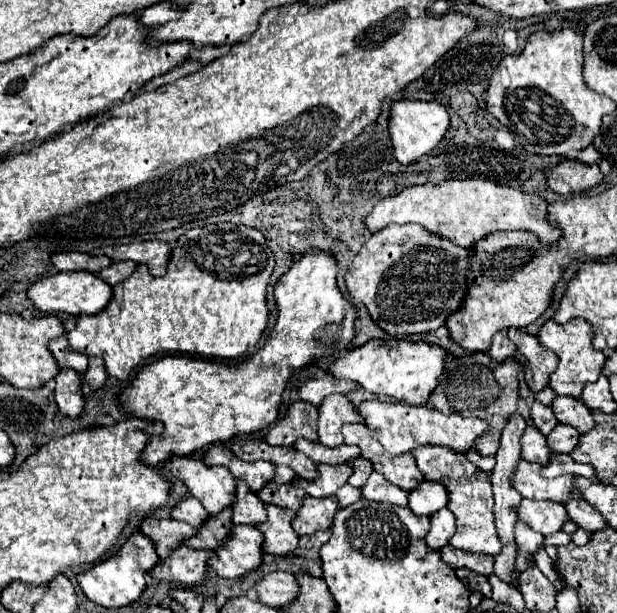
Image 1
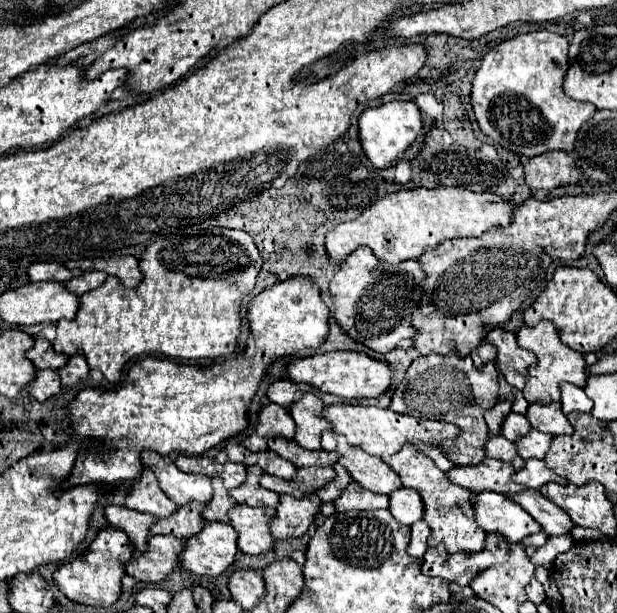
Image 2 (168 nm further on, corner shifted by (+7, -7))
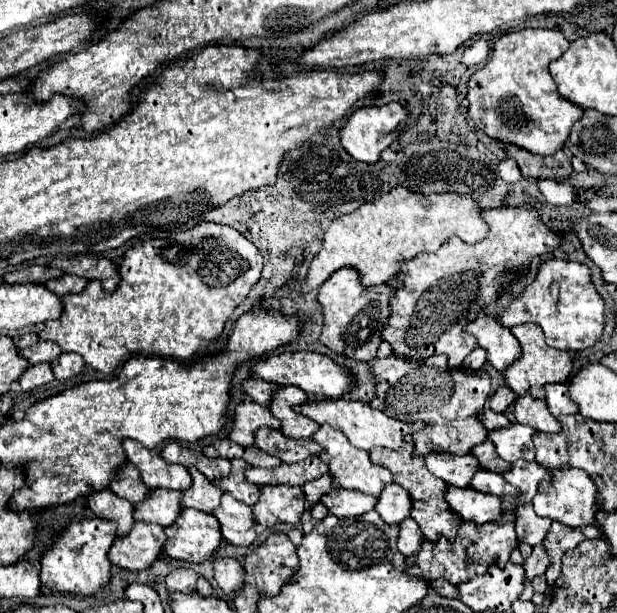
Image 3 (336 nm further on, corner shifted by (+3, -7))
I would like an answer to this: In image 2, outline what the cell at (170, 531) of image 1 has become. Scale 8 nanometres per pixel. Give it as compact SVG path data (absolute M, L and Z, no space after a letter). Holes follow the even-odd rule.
M107 504L105 518L109 520L111 526L121 528L129 536L135 552L145 552L147 538L149 538L149 526L155 522L155 518L151 514L129 510L125 506Z

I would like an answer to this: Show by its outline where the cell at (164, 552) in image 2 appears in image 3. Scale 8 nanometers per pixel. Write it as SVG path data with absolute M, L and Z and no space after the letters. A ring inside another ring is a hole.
M137 522L125 538L115 538L109 560L125 570L145 570L161 556L165 540L167 536L161 526Z

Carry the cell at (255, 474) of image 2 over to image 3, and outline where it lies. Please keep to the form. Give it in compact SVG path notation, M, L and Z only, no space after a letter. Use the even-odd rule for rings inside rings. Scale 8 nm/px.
M233 458L231 464L233 464L233 474L231 474L227 480L215 482L215 484L219 486L219 490L229 492L231 496L235 496L237 500L245 502L247 506L255 506L255 504L259 502L261 488L257 488L255 484L251 484L251 482L245 478L247 462L241 460L241 458Z

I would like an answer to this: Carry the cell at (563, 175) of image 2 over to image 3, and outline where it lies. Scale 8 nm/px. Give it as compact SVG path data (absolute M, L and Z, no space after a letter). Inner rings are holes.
M507 144L507 156L513 158L525 178L551 178L551 180L567 180L573 172L571 160L561 152L553 156L537 156L519 146Z

